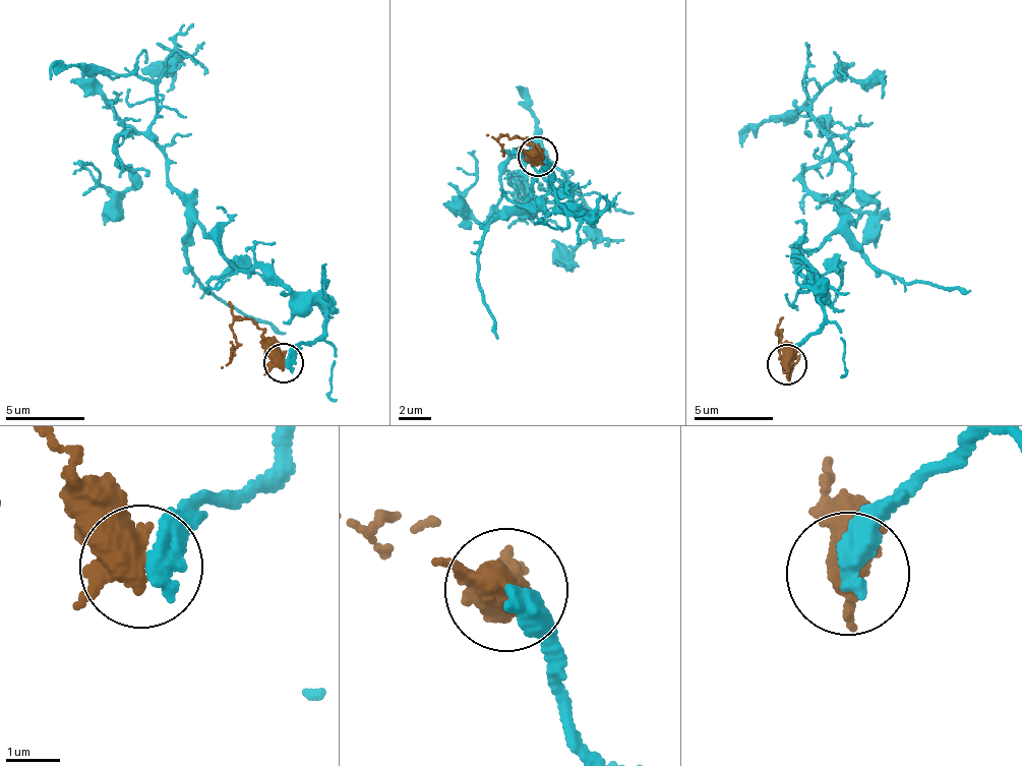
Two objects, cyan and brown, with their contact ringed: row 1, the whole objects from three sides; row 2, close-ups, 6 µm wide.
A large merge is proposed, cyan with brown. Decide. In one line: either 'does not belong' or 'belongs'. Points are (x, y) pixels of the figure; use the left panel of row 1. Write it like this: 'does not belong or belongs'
belongs

